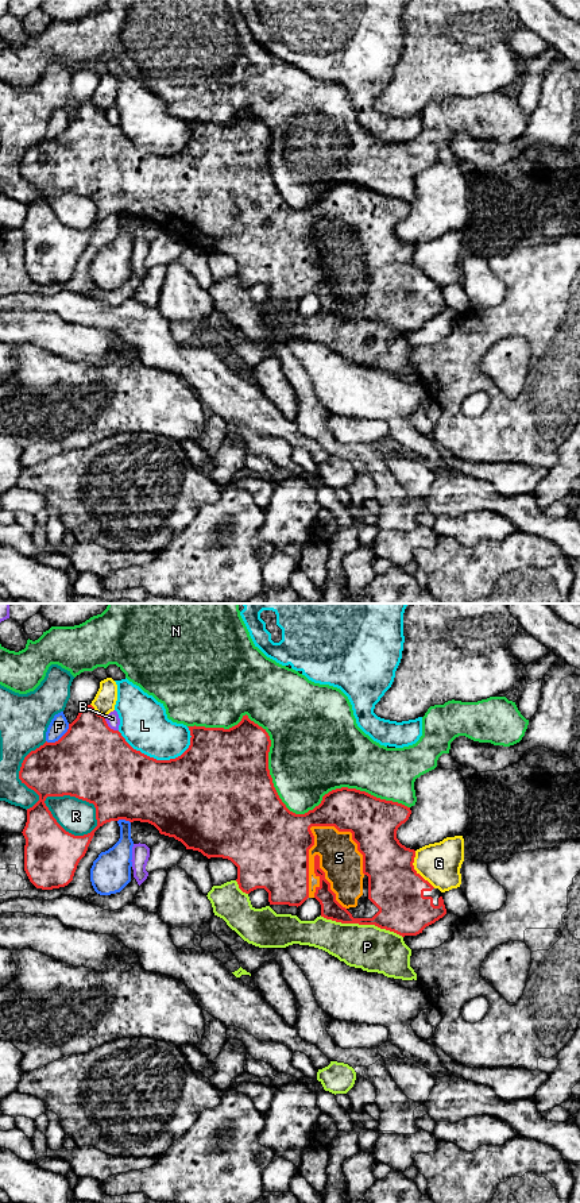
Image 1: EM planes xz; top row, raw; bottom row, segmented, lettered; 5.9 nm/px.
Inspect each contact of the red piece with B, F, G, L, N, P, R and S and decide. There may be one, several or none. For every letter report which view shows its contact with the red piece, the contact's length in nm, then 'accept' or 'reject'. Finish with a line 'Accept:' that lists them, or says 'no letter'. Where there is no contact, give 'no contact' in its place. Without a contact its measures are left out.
B: xz | 130 nm | reject
F: xz | 180 nm | reject
G: xz | 260 nm | reject
L: xz | 440 nm | reject
N: xz | 1400 nm | reject
P: xz | 500 nm | reject
R: xz | 360 nm | reject
S: xz | 460 nm | accept
Accept: S

